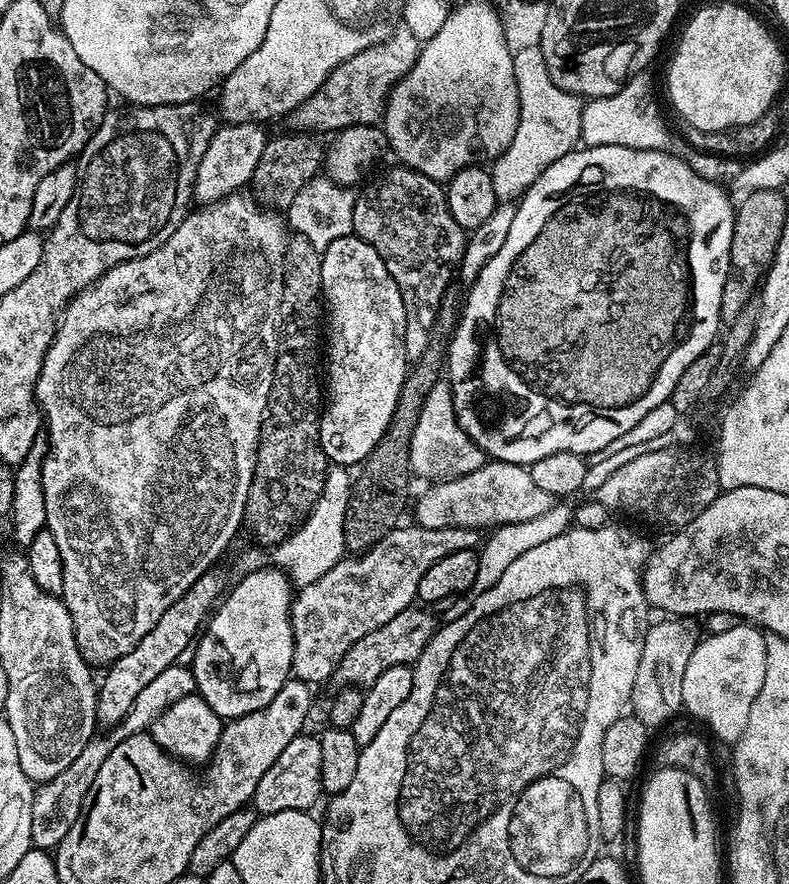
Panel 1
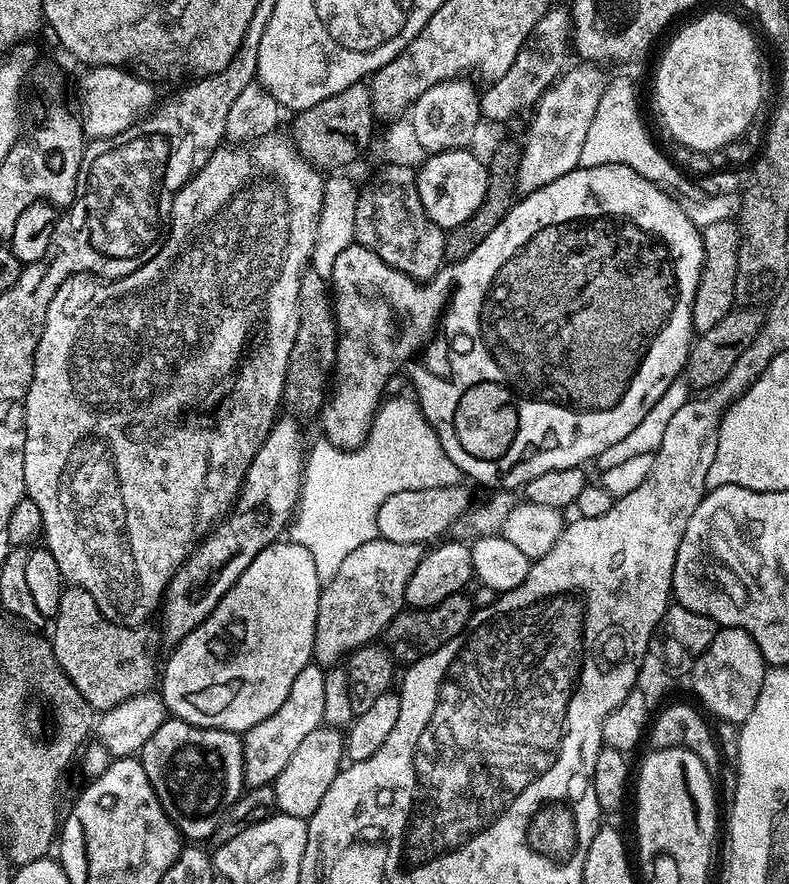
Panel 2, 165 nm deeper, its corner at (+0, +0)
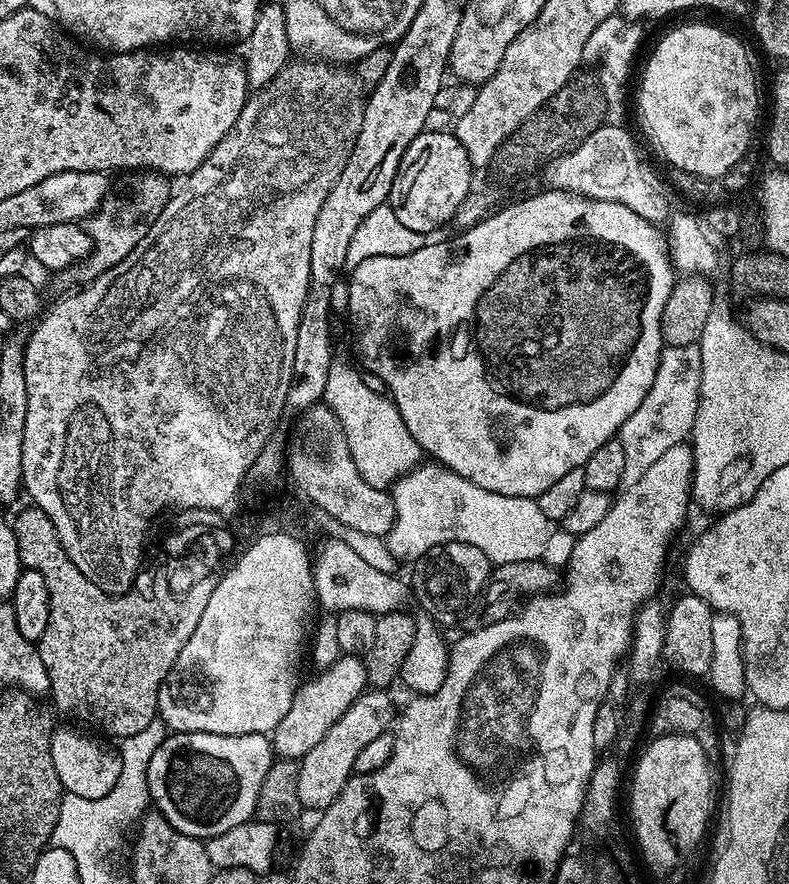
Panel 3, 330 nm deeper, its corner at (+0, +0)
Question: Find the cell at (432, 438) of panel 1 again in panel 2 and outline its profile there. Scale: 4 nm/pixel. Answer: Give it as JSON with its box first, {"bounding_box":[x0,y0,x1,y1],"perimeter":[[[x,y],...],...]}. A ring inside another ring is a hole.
{"bounding_box":[292,399,463,581],"perimeter":[[[385,399],[377,408],[368,428],[367,438],[356,448],[344,449],[326,438],[319,438],[309,447],[305,457],[304,474],[301,479],[300,498],[292,524],[295,543],[306,547],[314,557],[315,569],[323,581],[330,581],[349,554],[379,537],[377,512],[392,494],[436,487],[459,485],[463,469],[456,466],[446,454],[437,432],[430,426],[424,412],[415,399]]]}

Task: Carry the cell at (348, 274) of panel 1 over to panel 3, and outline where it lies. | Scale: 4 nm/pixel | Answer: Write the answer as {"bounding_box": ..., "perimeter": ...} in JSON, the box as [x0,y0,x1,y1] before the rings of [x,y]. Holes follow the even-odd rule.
{"bounding_box":[349,191,674,498],"perimeter":[[[541,191],[537,196],[530,197],[529,200],[520,200],[517,204],[502,209],[501,212],[494,214],[492,212],[484,216],[472,228],[463,229],[459,233],[461,236],[456,236],[453,240],[444,240],[441,244],[428,242],[416,253],[403,256],[400,259],[381,256],[379,259],[366,260],[351,269],[349,286],[350,315],[352,314],[352,320],[356,323],[357,330],[364,335],[365,365],[363,367],[378,378],[382,378],[382,382],[386,382],[388,396],[396,404],[398,412],[403,421],[406,422],[407,429],[410,430],[410,434],[414,436],[423,451],[433,461],[443,464],[445,468],[460,476],[467,476],[470,482],[474,482],[486,490],[507,496],[530,496],[533,498],[540,496],[542,490],[547,490],[553,482],[558,482],[560,475],[570,474],[570,470],[583,466],[598,446],[602,446],[617,435],[623,423],[634,414],[634,410],[637,410],[638,406],[642,404],[642,400],[646,398],[647,391],[650,390],[651,383],[654,382],[655,372],[658,370],[660,354],[665,347],[660,323],[662,322],[662,310],[666,306],[666,298],[670,298],[670,290],[674,283],[674,275],[672,276],[674,265],[670,259],[670,249],[666,243],[665,233],[657,225],[647,221],[646,218],[639,217],[634,211],[616,201],[589,200],[585,196],[573,195],[566,191]]]}

